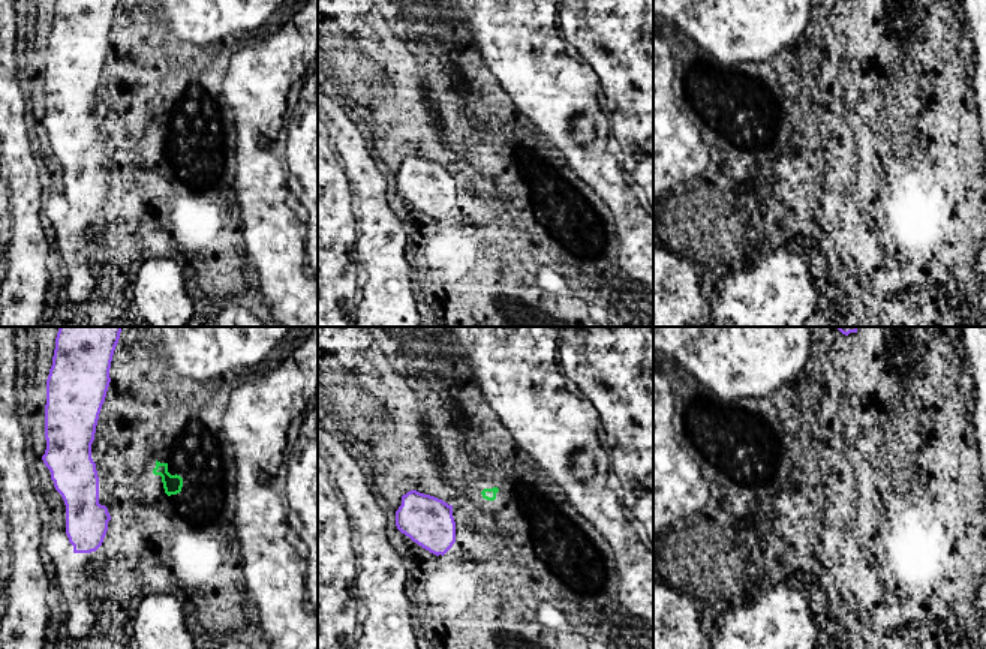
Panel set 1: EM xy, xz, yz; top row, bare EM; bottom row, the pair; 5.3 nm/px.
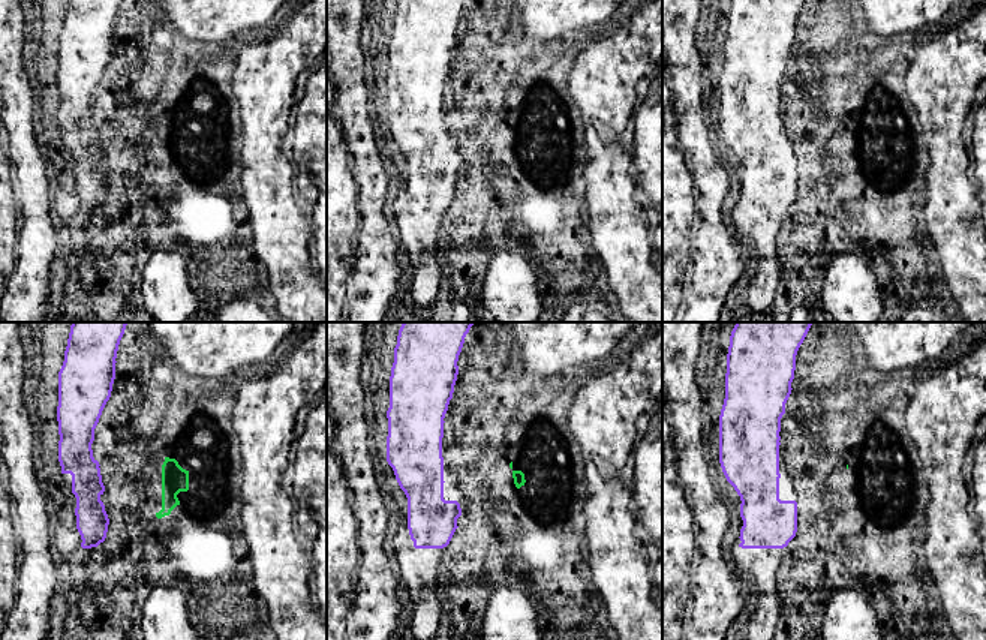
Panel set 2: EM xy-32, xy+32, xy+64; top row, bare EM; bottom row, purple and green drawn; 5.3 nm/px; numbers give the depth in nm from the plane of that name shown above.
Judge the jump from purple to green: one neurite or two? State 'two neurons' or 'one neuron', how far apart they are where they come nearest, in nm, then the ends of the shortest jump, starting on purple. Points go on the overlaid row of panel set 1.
two neurons | 170 nm | xz (451, 505), (481, 493)

